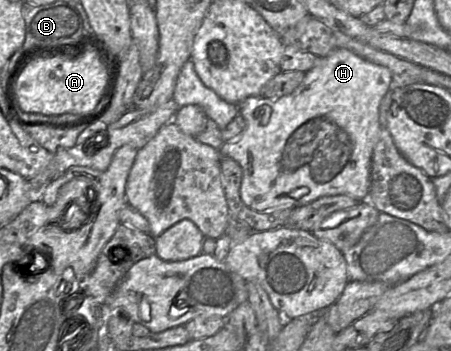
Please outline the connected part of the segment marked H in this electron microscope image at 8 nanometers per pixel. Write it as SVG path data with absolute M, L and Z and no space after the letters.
M339 48L332 51L326 57L319 58L316 65L305 72L302 83L292 93L278 99L250 96L240 102L237 106L239 114L245 119L245 129L236 139L224 142L218 151L221 157L234 159L242 169L240 196L243 203L253 210L267 211L276 208L294 208L306 205L320 197L340 194L348 195L358 202L367 201L370 190L372 155L381 131L379 107L382 99L391 87L391 82L392 74L386 67L369 62L350 50Z

